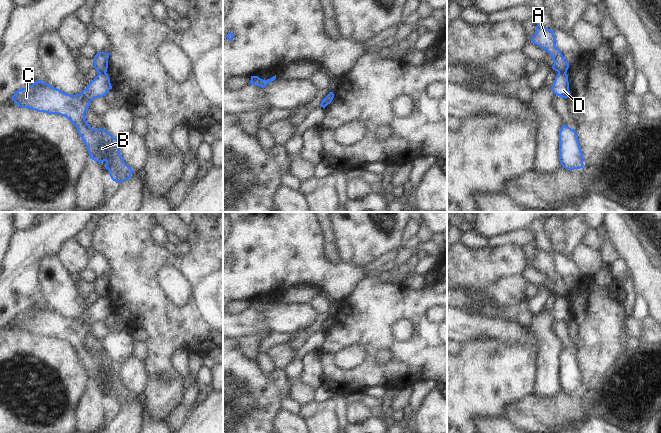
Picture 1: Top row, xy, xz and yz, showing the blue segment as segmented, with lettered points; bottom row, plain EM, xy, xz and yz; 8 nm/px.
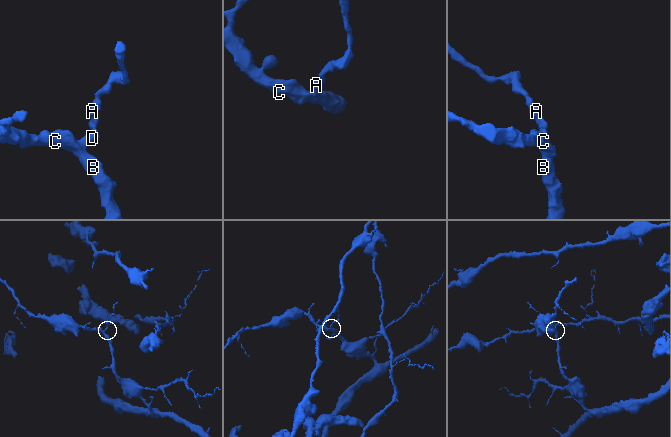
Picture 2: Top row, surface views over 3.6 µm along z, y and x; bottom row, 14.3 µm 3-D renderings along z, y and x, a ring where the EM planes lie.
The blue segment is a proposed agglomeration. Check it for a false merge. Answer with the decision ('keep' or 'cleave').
cleave

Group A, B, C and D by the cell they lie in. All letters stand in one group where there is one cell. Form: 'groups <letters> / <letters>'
groups A / B C D

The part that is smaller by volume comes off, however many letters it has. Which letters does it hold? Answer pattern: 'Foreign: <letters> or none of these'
Foreign: A

